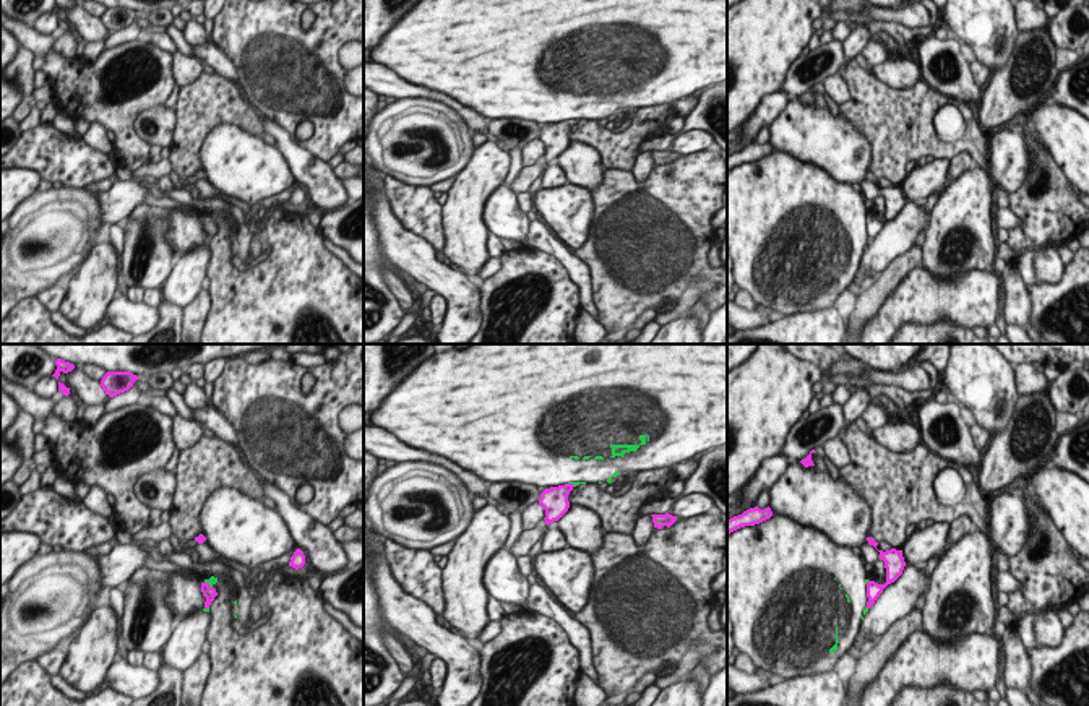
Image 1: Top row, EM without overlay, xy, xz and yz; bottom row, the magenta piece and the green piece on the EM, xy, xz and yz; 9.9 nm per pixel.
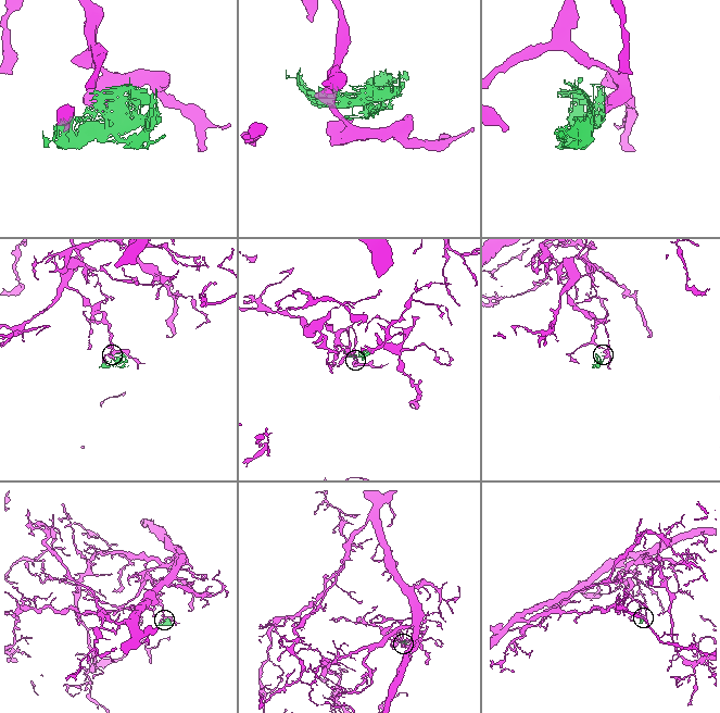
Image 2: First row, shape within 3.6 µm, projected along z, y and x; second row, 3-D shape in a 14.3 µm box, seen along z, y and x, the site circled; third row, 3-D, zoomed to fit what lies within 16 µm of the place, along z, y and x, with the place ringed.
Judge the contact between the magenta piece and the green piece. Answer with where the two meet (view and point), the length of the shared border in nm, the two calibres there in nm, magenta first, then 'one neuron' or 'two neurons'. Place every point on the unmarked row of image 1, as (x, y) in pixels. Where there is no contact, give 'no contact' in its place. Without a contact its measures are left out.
contact xy (208, 221); length 110 nm; calibres 130 and 70 nm; two neurons

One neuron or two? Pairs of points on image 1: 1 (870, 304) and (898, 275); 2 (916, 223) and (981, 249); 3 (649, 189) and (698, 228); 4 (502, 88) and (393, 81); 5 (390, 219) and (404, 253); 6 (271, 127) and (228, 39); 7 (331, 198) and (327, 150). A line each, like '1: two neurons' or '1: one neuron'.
1: one neuron
2: two neurons
3: one neuron
4: two neurons
5: one neuron
6: two neurons
7: two neurons

